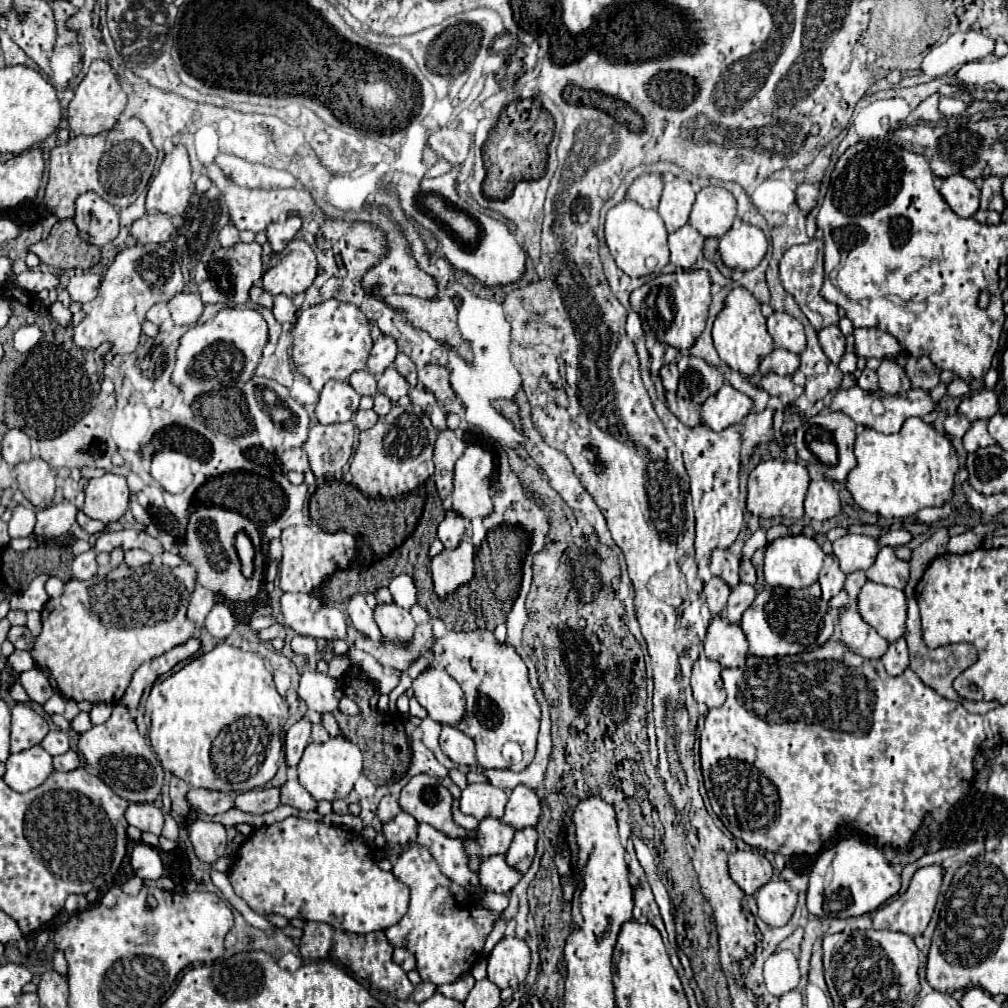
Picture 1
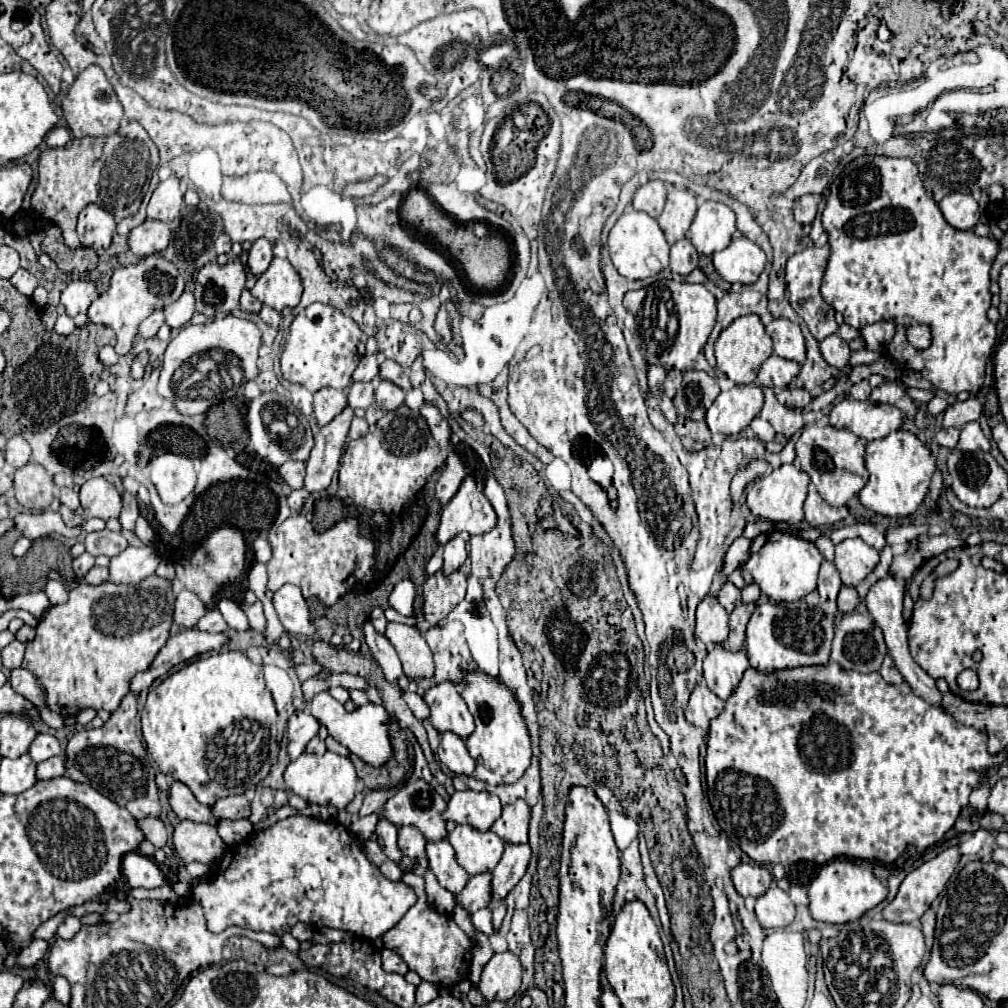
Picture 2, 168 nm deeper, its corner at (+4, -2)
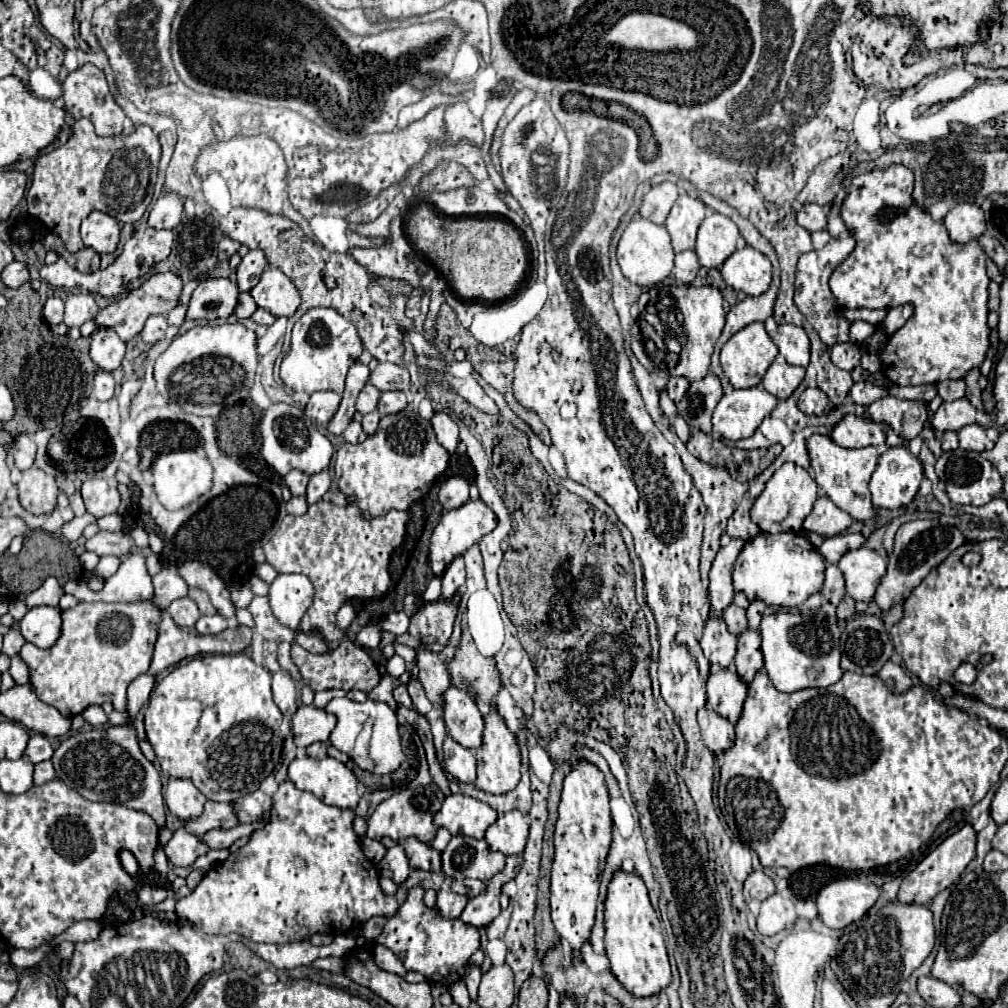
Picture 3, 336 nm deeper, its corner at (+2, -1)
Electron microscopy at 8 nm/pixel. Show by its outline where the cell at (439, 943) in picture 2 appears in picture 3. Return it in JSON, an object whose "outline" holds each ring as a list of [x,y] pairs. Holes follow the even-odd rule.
{"outline":[[[415,886],[409,890],[407,900],[401,904],[395,916],[389,918],[377,942],[393,950],[407,970],[423,974],[433,984],[439,982],[441,986],[451,986],[463,978],[471,954],[481,946],[479,938],[481,936],[477,928],[467,928],[461,924],[461,920],[443,920],[443,916],[437,912],[425,908],[423,890]]]}

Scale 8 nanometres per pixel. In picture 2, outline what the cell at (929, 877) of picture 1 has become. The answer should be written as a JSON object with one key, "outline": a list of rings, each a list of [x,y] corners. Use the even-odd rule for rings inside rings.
{"outline":[[[949,847],[943,853],[939,853],[935,859],[931,859],[931,861],[923,863],[921,867],[917,867],[915,871],[911,871],[903,879],[897,897],[883,909],[883,919],[891,921],[891,923],[913,923],[913,921],[921,919],[923,913],[929,909],[929,905],[937,899],[937,895],[947,885],[949,877],[957,869],[957,863],[959,863],[959,851],[957,851],[957,847]]]}

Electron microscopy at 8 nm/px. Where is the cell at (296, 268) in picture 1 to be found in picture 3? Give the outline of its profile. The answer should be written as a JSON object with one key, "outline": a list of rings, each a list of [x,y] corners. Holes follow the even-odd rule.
{"outline":[[[267,268],[261,274],[259,284],[251,290],[255,304],[263,310],[269,310],[275,318],[293,316],[301,304],[301,296],[295,284],[279,272],[279,268]]]}

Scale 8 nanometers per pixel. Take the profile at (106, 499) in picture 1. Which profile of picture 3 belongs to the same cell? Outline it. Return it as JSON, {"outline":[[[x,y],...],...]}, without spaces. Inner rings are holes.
{"outline":[[[89,478],[81,486],[81,494],[85,500],[85,508],[89,514],[101,518],[117,512],[119,508],[119,492],[117,486],[103,478]]]}

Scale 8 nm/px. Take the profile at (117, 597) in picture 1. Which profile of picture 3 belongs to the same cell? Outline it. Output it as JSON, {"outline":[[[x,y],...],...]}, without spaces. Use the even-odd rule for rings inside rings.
{"outline":[[[81,602],[71,610],[63,610],[63,634],[53,648],[41,650],[37,646],[23,646],[19,656],[29,666],[31,686],[35,694],[55,706],[63,716],[71,718],[81,714],[91,704],[111,702],[115,710],[127,708],[127,686],[139,674],[149,670],[153,646],[157,640],[159,608],[153,602],[139,604],[107,604],[107,602]]]}

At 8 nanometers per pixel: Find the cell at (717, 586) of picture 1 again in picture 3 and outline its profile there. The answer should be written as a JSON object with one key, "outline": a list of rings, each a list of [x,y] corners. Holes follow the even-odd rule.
{"outline":[[[707,620],[705,632],[701,638],[701,648],[705,658],[711,664],[719,664],[721,668],[729,668],[733,664],[735,652],[737,652],[737,638],[727,632],[727,626],[723,620]]]}

